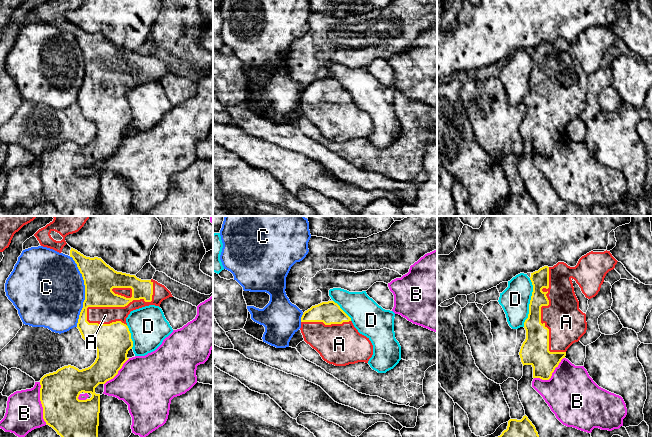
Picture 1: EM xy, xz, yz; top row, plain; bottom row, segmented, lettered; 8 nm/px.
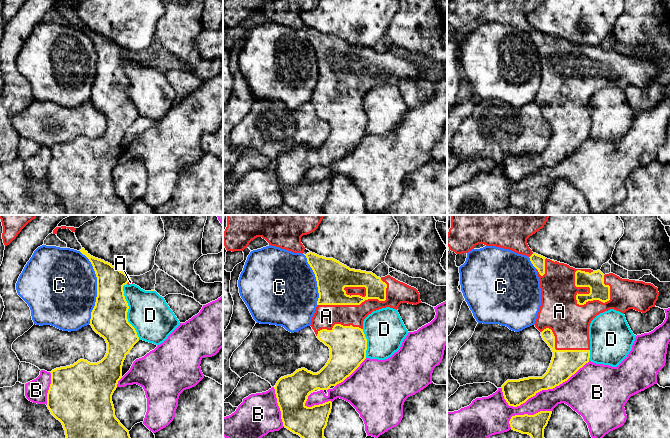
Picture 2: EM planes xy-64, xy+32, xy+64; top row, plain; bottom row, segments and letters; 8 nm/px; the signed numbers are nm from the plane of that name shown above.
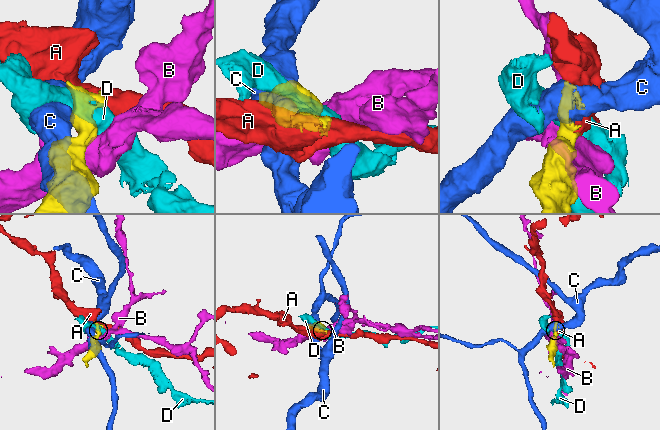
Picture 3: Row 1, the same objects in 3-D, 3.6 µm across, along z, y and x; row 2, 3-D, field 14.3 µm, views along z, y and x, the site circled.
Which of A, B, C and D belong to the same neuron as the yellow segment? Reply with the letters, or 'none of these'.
A

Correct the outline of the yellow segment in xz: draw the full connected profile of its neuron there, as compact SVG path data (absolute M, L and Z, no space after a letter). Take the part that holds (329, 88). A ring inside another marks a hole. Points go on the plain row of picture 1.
M334 77L322 78L305 87L300 106L304 117L329 140L368 139L373 131L369 114L358 108L351 94Z

